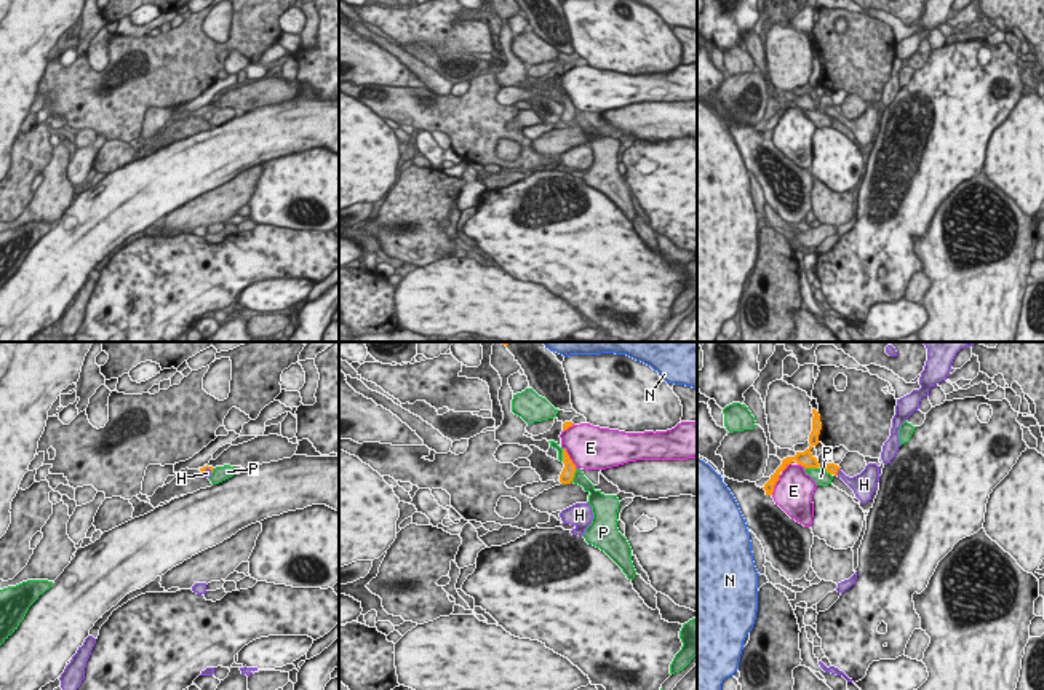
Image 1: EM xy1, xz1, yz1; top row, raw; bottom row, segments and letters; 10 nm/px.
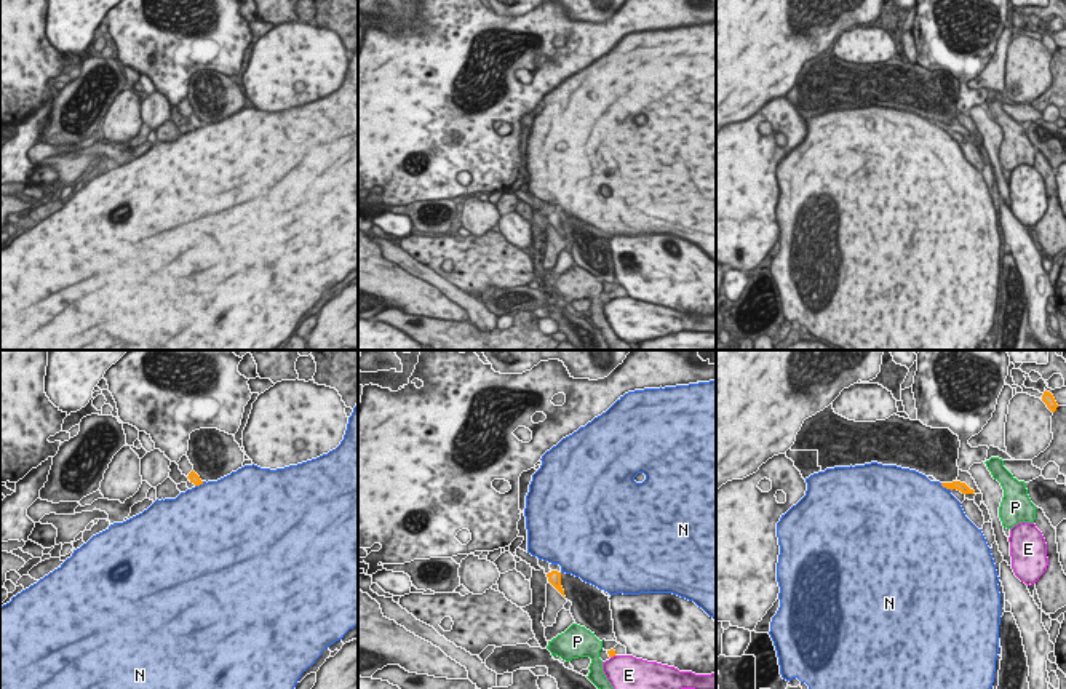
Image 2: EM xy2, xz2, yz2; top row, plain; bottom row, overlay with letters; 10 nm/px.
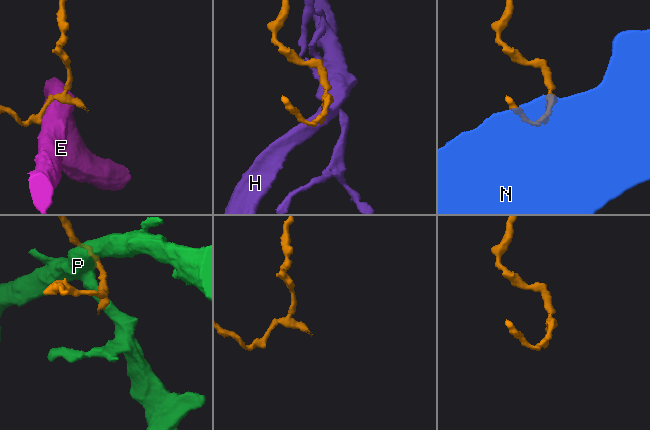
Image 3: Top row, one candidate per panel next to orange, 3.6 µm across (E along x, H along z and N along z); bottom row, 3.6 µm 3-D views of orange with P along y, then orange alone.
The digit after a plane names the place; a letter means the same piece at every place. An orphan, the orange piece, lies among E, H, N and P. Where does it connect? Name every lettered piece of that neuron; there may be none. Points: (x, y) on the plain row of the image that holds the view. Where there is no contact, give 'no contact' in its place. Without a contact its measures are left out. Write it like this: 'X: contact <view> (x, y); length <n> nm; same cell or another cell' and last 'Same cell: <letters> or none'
E: contact xz1 (568, 99); length 240 nm; another cell
H: contact xy1 (207, 109); length 120 nm; same cell
N: contact yz2 (946, 130); length 140 nm; another cell
P: contact xz1 (573, 117); length 160 nm; another cell
Same cell: H

